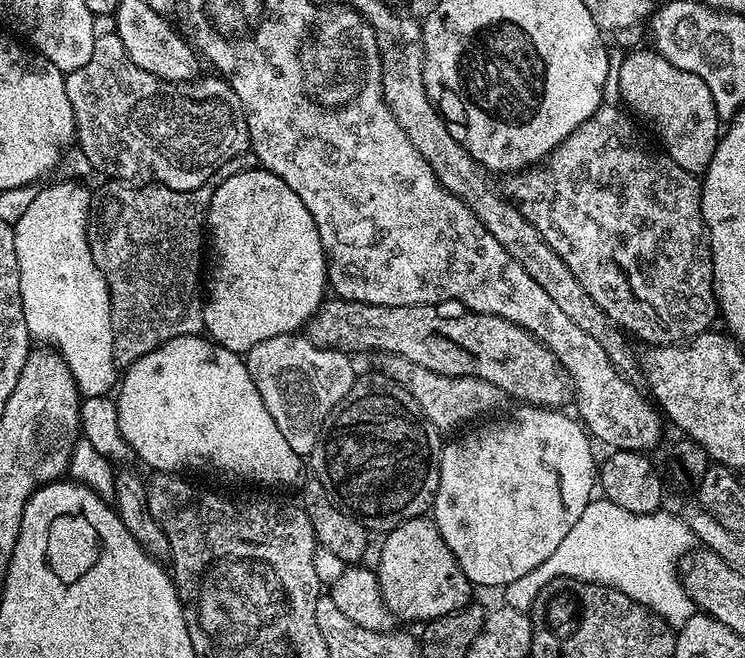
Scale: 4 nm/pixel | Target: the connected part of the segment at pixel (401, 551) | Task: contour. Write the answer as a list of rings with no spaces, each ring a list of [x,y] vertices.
[[[415,516],[413,520],[407,520],[393,528],[383,537],[383,540],[384,545],[380,548],[380,565],[375,565],[374,571],[380,581],[384,601],[388,604],[393,616],[401,621],[427,622],[464,608],[473,599],[474,585],[468,581],[466,574],[462,574],[450,546],[446,546],[442,534],[436,529],[435,519]]]

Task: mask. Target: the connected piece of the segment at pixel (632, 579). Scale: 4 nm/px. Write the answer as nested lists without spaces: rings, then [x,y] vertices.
[[[593,498],[566,538],[562,538],[558,550],[554,550],[542,566],[534,566],[530,574],[522,574],[522,578],[514,578],[514,582],[504,585],[503,603],[519,612],[528,612],[541,593],[555,585],[555,580],[561,576],[564,582],[605,584],[616,588],[663,616],[669,624],[683,624],[694,615],[694,605],[668,563],[694,544],[694,537],[681,519],[676,517],[675,520],[666,512],[661,510],[650,516],[639,516],[622,510],[622,506],[614,506],[609,500]]]

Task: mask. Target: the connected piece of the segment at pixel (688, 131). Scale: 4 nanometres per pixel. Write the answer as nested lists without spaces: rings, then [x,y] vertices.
[[[654,50],[631,52],[621,62],[620,73],[614,76],[621,98],[637,117],[640,115],[652,127],[653,134],[660,139],[659,147],[678,162],[682,170],[693,174],[707,172],[714,158],[716,141],[722,135],[722,121],[716,113],[708,86],[702,78],[676,69]]]

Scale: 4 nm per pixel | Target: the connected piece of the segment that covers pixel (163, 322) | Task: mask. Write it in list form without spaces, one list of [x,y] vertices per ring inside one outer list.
[[[211,179],[189,192],[162,188],[159,184],[133,186],[128,182],[104,182],[92,197],[88,213],[88,245],[92,261],[108,287],[112,323],[112,357],[117,365],[131,366],[179,336],[204,332],[200,251],[206,248],[208,207],[217,181]]]

